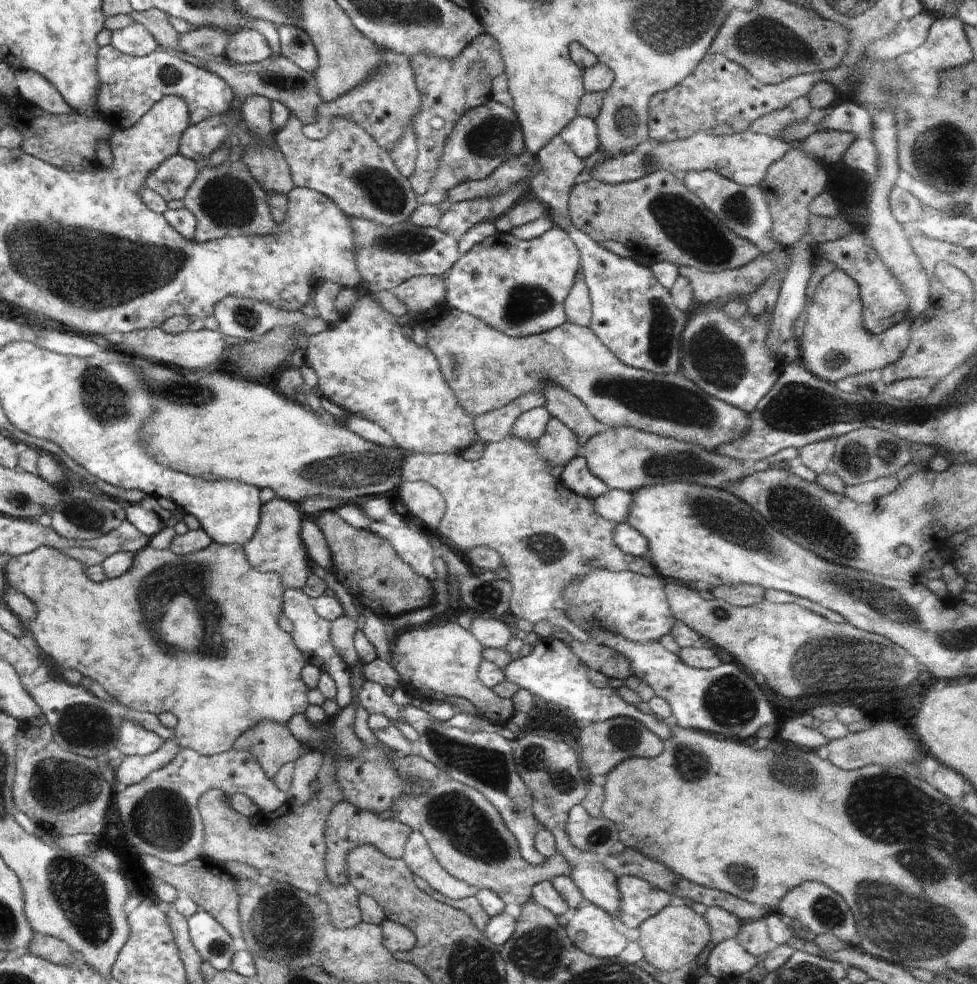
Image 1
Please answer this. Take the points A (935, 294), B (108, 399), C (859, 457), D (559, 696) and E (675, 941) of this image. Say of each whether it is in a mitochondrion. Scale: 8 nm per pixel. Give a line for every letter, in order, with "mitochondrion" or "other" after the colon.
A: other
B: mitochondrion
C: mitochondrion
D: other
E: other

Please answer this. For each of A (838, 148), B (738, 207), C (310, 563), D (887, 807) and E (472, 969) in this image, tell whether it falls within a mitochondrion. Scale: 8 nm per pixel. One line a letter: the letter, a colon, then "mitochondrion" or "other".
A: other
B: mitochondrion
C: other
D: mitochondrion
E: mitochondrion

